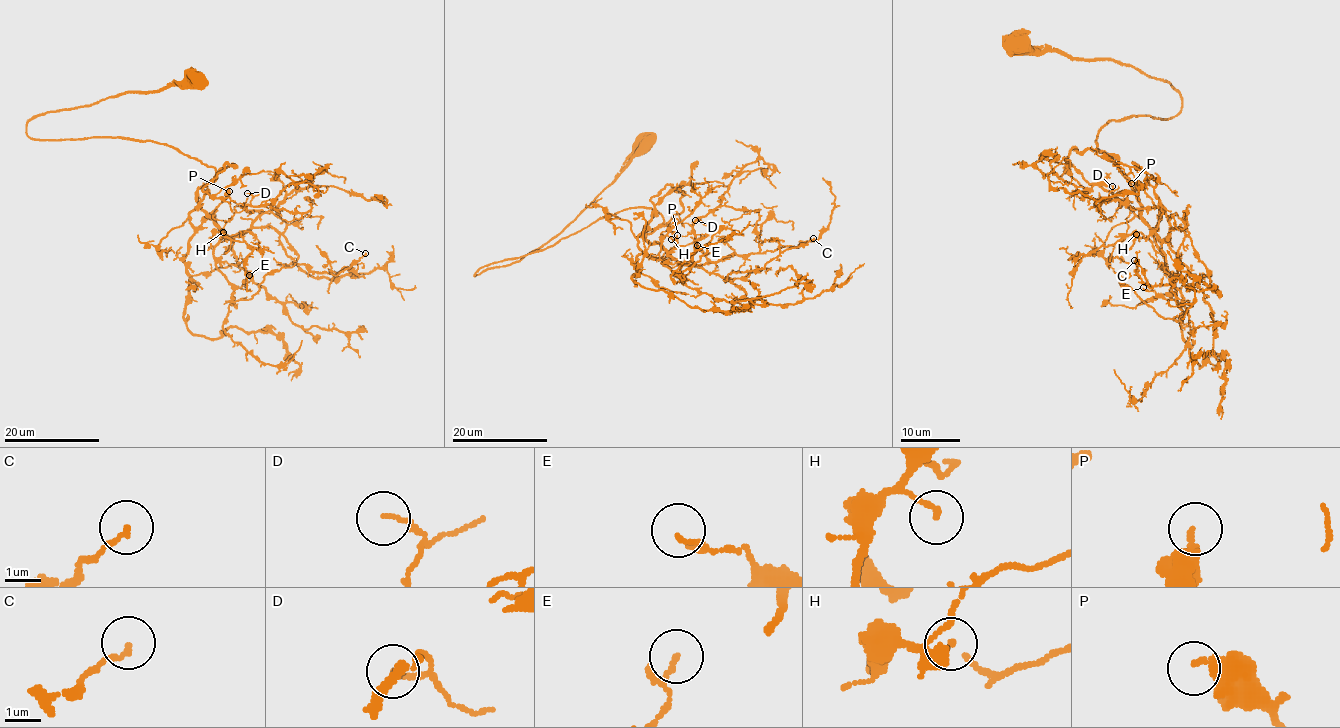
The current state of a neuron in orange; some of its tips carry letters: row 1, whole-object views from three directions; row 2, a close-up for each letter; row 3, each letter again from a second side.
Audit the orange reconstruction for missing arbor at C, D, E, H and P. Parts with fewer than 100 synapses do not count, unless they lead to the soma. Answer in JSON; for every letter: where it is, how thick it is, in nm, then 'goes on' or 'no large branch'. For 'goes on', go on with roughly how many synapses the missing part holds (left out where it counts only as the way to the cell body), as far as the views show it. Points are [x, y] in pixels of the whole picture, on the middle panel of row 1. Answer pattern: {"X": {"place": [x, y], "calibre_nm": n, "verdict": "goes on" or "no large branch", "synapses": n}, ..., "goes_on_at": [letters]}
{"C": {"place": [813, 238], "calibre_nm": 130, "verdict": "no large branch"}, "D": {"place": [695, 220], "calibre_nm": 110, "verdict": "no large branch"}, "E": {"place": [697, 245], "calibre_nm": 80, "verdict": "no large branch"}, "H": {"place": [671, 239], "calibre_nm": 120, "verdict": "no large branch"}, "P": {"place": [677, 235], "calibre_nm": 280, "verdict": "no large branch"}, "goes_on_at": []}

